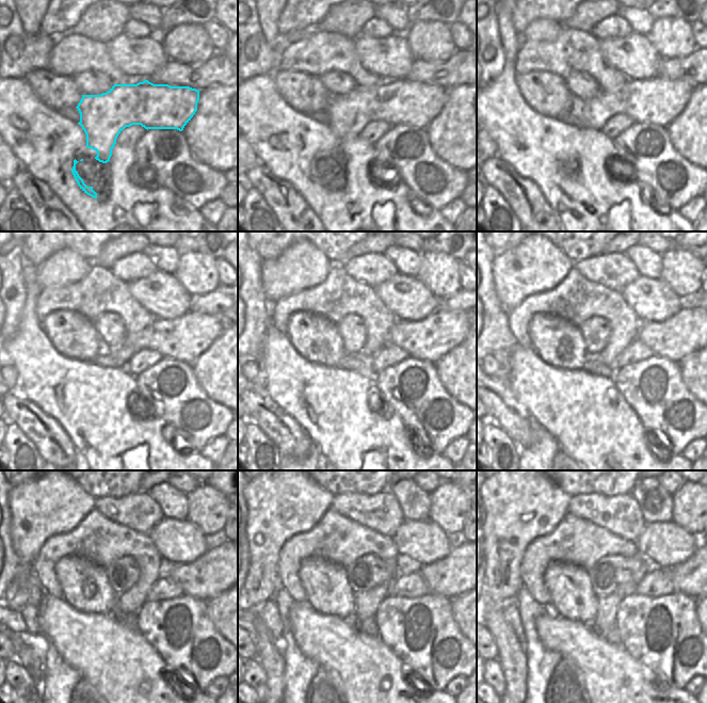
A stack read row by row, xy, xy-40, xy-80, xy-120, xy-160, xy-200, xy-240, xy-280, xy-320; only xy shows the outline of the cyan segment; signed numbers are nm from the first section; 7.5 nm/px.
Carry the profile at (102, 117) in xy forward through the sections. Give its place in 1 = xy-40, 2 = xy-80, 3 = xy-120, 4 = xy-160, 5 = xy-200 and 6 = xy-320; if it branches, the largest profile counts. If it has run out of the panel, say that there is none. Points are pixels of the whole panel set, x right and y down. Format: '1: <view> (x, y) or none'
1: xy-40 (404, 101)
2: xy-80 (658, 100)
3: xy-120 (185, 338)
4: xy-160 (430, 339)
5: xy-200 (690, 330)
6: xy-320 (693, 577)

